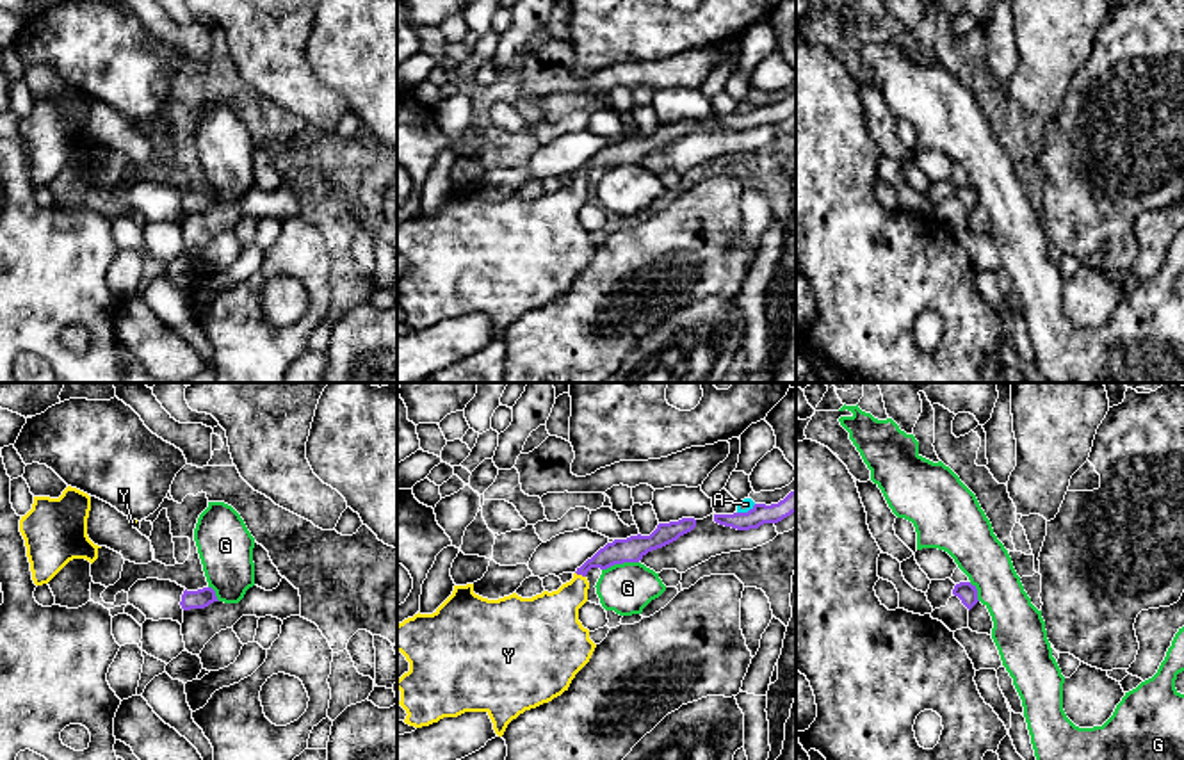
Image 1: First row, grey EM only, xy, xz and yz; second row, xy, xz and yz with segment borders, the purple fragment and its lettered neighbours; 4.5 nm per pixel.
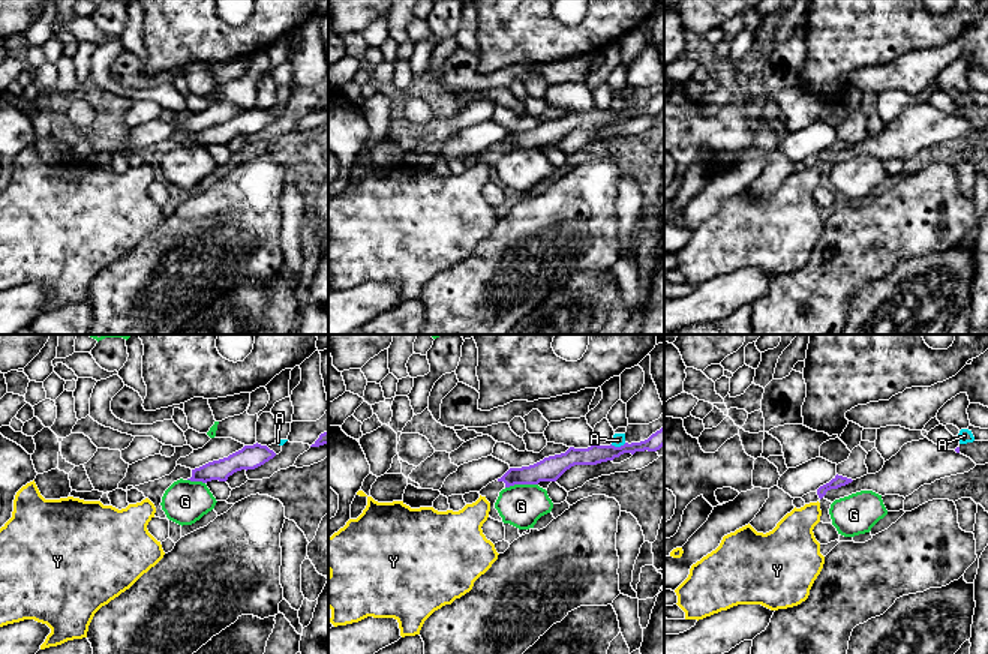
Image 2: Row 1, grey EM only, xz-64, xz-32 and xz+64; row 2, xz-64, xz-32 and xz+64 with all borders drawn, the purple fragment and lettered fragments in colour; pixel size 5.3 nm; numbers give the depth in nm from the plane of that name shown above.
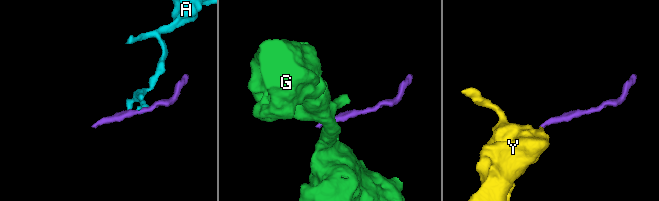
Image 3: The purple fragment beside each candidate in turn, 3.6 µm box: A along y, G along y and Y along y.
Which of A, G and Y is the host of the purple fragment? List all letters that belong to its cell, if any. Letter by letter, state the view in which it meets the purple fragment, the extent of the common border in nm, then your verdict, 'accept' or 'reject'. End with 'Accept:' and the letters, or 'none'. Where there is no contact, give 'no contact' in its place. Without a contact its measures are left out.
A: meets purple in xz; contact 100 nm long; reject
G: meets purple in xz; contact 170 nm long; reject
Y: meets purple in xz; contact 50 nm long; accept
Accept: Y

